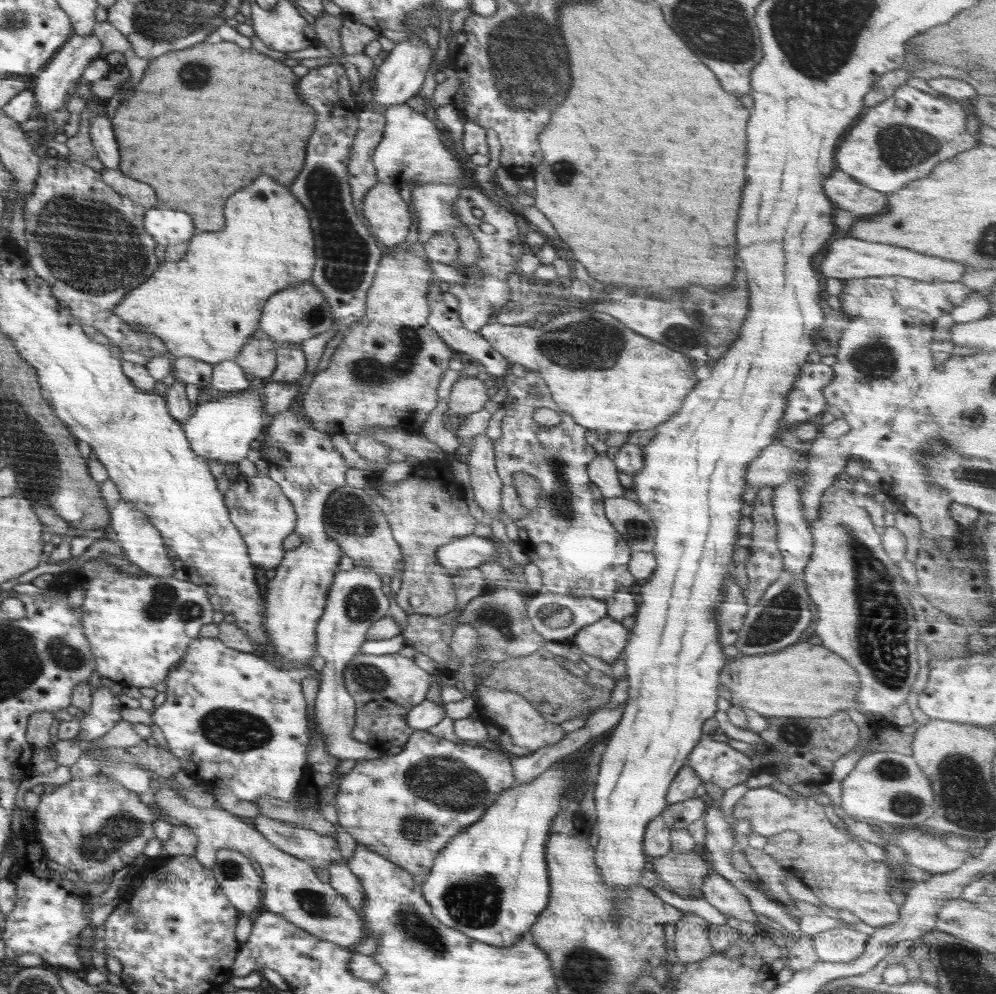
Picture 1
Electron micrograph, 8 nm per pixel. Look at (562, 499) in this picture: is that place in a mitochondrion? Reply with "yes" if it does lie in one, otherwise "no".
yes

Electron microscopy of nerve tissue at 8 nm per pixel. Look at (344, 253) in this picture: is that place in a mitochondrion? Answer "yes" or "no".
yes

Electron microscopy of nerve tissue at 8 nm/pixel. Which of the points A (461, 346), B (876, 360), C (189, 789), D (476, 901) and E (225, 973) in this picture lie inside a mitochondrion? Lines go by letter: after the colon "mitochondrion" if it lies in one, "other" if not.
A: other
B: mitochondrion
C: other
D: mitochondrion
E: other

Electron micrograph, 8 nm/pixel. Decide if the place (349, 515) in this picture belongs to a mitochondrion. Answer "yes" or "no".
yes

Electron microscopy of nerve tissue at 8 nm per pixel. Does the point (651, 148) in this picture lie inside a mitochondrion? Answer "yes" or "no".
no

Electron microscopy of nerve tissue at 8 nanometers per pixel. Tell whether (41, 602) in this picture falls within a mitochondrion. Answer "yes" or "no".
no

